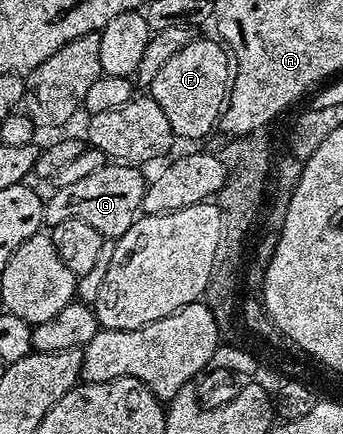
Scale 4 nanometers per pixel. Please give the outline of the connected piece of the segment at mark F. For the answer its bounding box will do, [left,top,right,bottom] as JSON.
[150,37,233,138]

